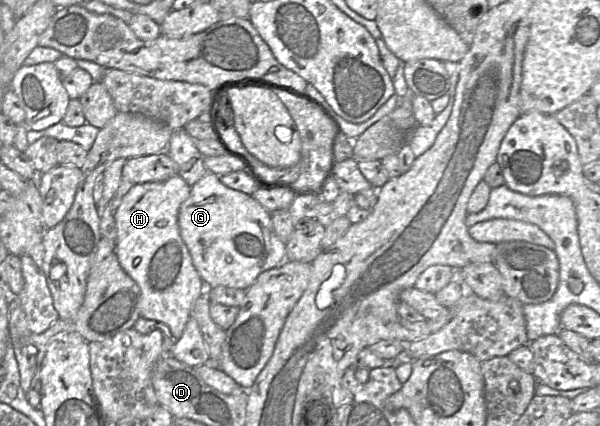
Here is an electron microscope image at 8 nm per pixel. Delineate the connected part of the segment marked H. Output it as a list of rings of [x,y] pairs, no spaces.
[[[179,175],[163,182],[137,183],[114,213],[115,253],[121,268],[140,288],[140,316],[166,325],[174,340],[182,336],[195,301],[207,288],[192,264],[178,226],[179,209],[190,188]]]

